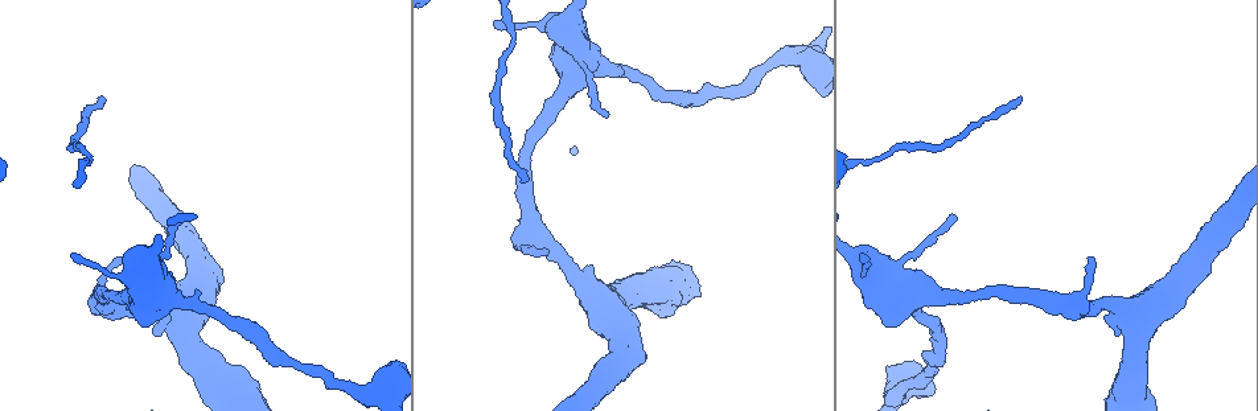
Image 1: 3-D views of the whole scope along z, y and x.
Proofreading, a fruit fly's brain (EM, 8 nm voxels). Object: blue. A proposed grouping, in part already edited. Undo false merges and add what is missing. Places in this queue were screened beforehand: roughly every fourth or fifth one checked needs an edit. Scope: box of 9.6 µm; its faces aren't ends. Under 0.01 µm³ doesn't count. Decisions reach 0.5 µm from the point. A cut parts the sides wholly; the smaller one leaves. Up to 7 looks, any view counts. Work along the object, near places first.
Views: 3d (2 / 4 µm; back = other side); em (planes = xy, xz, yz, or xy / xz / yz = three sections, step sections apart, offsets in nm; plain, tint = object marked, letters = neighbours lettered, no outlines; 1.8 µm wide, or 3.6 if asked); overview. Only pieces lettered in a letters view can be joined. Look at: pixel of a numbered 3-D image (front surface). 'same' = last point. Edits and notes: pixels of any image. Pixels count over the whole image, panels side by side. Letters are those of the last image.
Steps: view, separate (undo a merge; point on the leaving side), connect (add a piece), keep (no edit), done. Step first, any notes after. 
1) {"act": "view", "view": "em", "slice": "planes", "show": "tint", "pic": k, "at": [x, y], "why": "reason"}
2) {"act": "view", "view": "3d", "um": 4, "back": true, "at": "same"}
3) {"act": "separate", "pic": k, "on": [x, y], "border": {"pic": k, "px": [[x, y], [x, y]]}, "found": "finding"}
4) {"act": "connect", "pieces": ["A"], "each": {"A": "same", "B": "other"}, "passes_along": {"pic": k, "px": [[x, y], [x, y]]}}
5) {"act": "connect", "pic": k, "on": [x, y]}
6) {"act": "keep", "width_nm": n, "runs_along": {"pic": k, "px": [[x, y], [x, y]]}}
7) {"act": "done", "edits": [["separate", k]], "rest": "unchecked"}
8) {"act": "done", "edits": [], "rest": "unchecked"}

{"act": "view", "view": "3d", "um": 2, "pic": 1, "at": [605, 116], "why": "free end"}

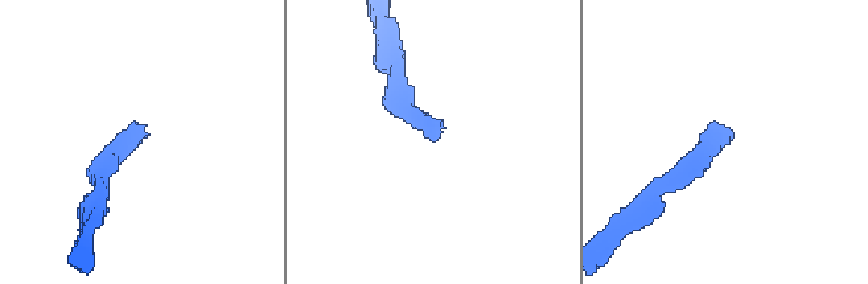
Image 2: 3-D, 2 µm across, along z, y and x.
{"act": "view", "view": "em", "slice": "planes", "show": "letters", "pic": 2, "at": [137, 146]}

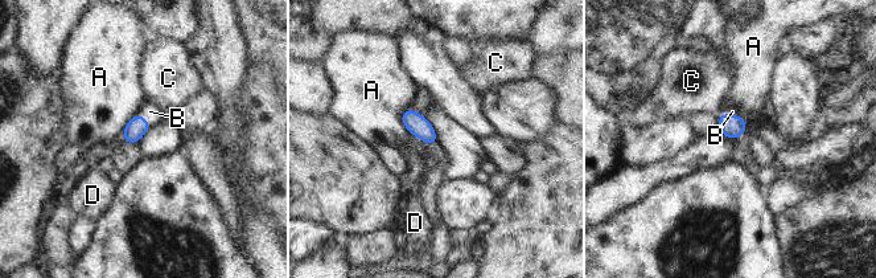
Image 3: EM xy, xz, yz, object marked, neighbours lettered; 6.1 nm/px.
{"act": "connect", "pieces": ["B"], "each": {"A": "other", "B": "same", "C": "other", "D": "other"}, "passes_along": {"pic": 3, "px": [[733, 127], [730, 114], [732, 111]]}, "found": "it goes on there"}

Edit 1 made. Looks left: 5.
{"act": "view", "view": "overview", "why": "redraw"}

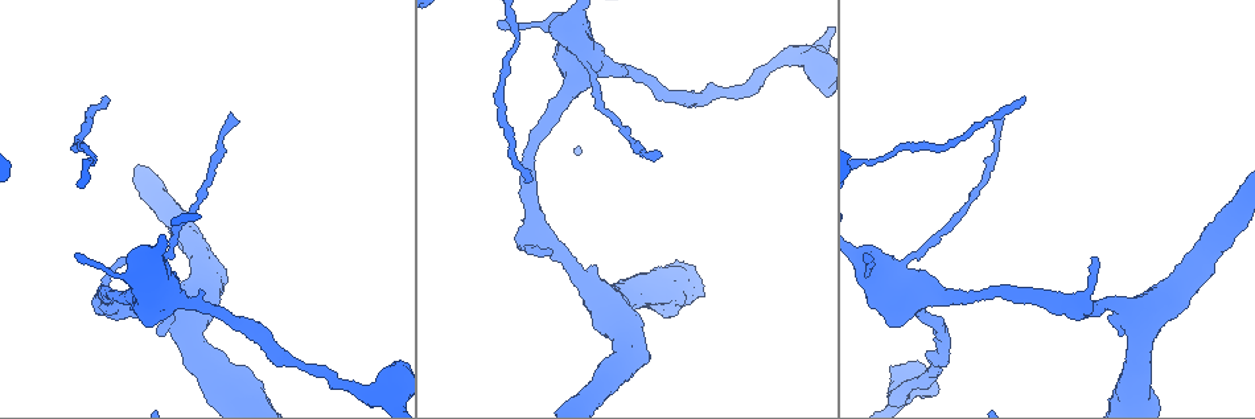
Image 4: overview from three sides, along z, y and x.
{"act": "view", "view": "em", "um": 3.6, "slice": "yz", "step": 8, "show": "tint", "pic": 4, "at": [584, 51], "why": "thick turns thin"}

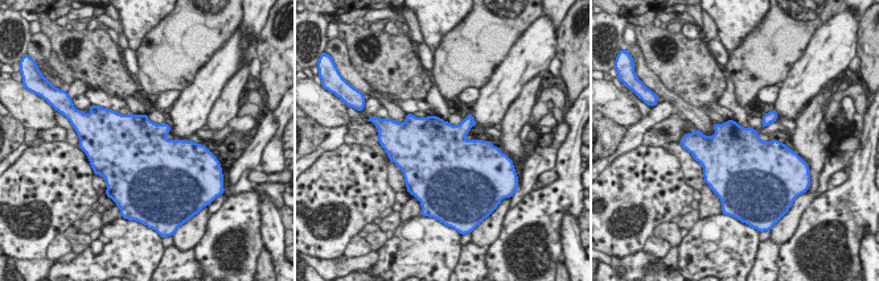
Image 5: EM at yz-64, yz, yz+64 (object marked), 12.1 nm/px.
{"act": "view", "view": "em", "um": 3.6, "slice": "planes", "show": "letters", "at": "same"}

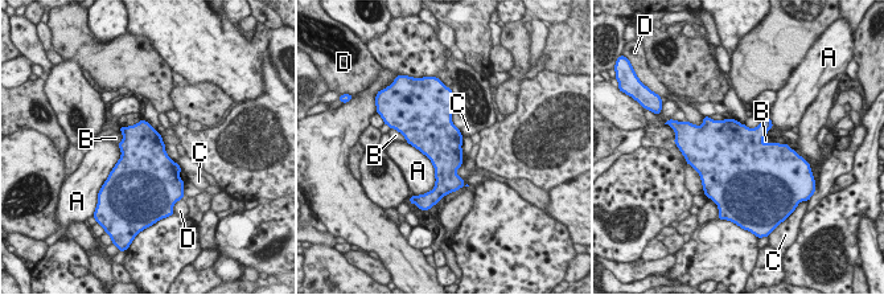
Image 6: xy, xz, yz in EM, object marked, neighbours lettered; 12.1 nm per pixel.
{"act": "keep", "width_nm": 500, "each": {"A": "other", "B": "other", "C": "other", "D": "other"}, "border": {"pic": 6, "px": [[461, 164], [456, 169], [459, 177]]}, "found": "one cell here"}

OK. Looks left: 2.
{"act": "view", "view": "em", "slice": "planes", "show": "letters", "pic": 4, "at": [104, 96], "why": "an open end"}

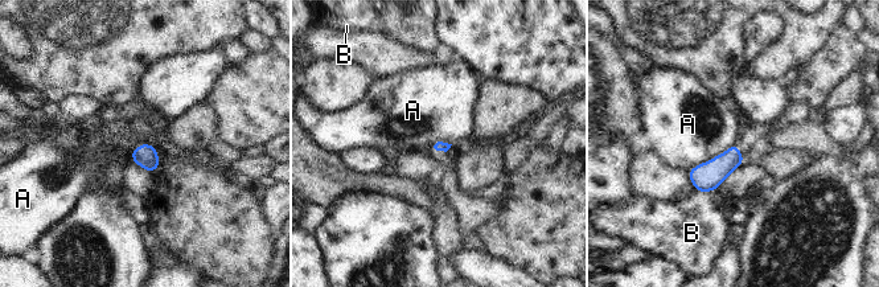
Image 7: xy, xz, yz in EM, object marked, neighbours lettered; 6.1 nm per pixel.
{"act": "keep", "each": {"A": "other", "B": "other"}, "border": {"pic": 7, "px": [[735, 143], [689, 171]]}, "found": "no lettered piece goes on from it"}

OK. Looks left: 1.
{"act": "done", "edits": [["connect", 3]], "rest": "unchecked"}

